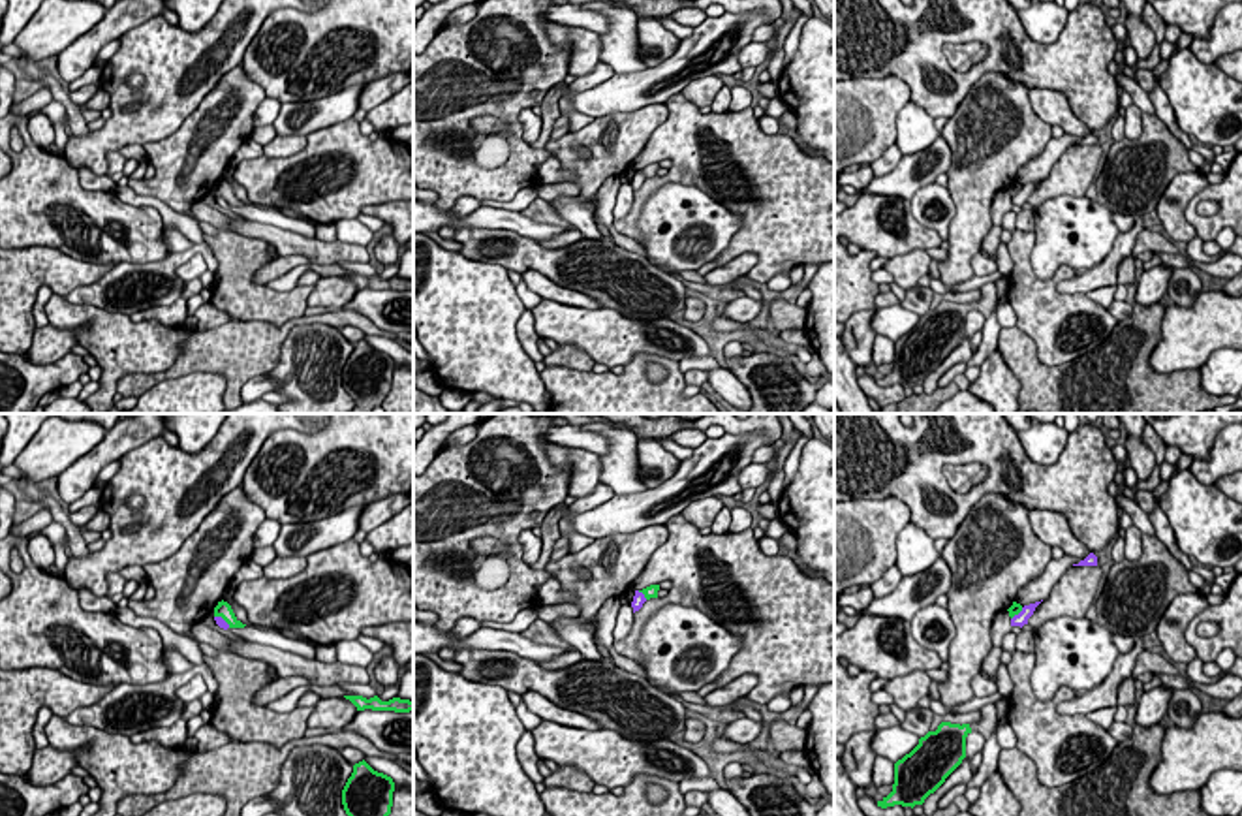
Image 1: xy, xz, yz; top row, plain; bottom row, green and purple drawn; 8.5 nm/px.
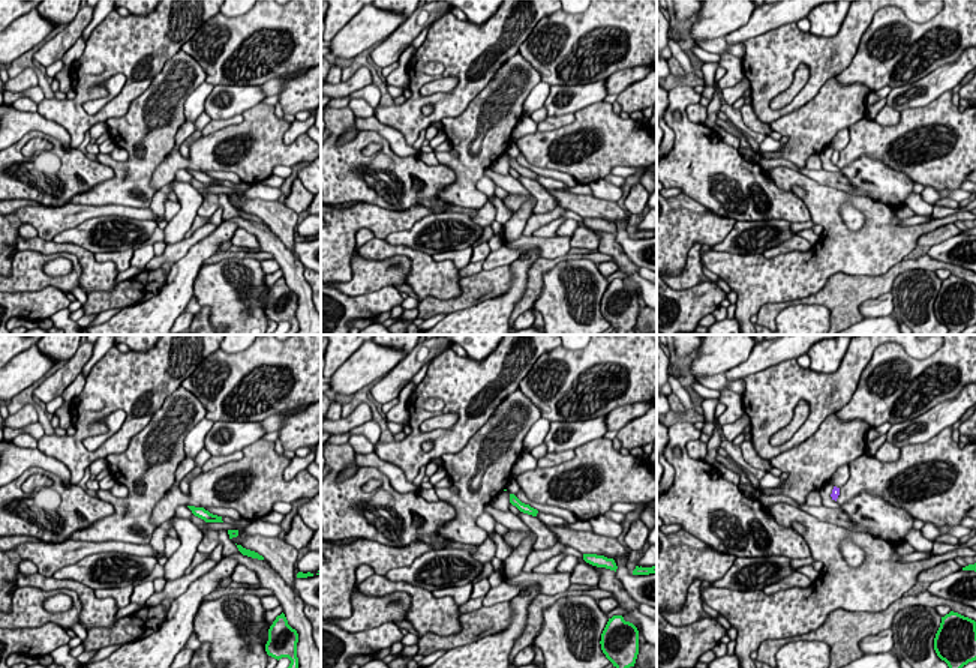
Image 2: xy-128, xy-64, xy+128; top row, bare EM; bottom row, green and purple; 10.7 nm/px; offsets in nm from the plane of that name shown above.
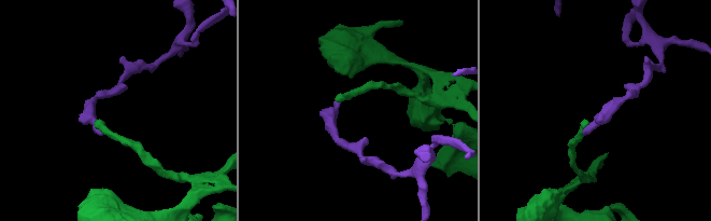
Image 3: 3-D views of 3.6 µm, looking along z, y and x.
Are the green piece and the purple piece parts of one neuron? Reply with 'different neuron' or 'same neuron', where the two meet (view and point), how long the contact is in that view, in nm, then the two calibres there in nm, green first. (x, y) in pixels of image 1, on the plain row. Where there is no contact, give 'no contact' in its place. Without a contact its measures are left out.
different neuron | xy (222, 196) | 180 nm | 130/70 nm

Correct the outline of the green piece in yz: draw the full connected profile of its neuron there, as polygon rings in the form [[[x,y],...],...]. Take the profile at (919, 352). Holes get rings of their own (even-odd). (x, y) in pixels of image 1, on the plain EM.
[[[941,301],[919,323],[894,342],[893,370],[877,385],[915,385],[934,372],[966,337],[970,303]]]

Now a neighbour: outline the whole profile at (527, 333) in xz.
[[[526,308],[517,322],[517,337],[520,340],[522,350],[534,363],[543,361],[543,353],[537,348],[539,337],[536,333],[534,314],[530,308]]]

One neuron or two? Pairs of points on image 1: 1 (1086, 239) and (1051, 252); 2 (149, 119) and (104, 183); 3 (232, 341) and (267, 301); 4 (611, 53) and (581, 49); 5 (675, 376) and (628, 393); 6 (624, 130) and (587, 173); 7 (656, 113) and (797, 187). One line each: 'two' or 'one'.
1: one
2: two
3: two
4: two
5: one
6: one
7: two

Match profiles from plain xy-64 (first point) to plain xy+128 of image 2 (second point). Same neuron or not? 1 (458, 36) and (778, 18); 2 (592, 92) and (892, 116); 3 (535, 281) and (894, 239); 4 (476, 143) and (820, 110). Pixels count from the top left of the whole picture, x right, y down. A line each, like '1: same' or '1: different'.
1: different
2: different
3: different
4: same

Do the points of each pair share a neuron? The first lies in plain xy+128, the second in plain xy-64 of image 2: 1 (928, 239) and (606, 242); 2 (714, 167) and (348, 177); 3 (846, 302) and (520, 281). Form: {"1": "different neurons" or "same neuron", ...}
{"1": "different neurons", "2": "same neuron", "3": "different neurons"}

